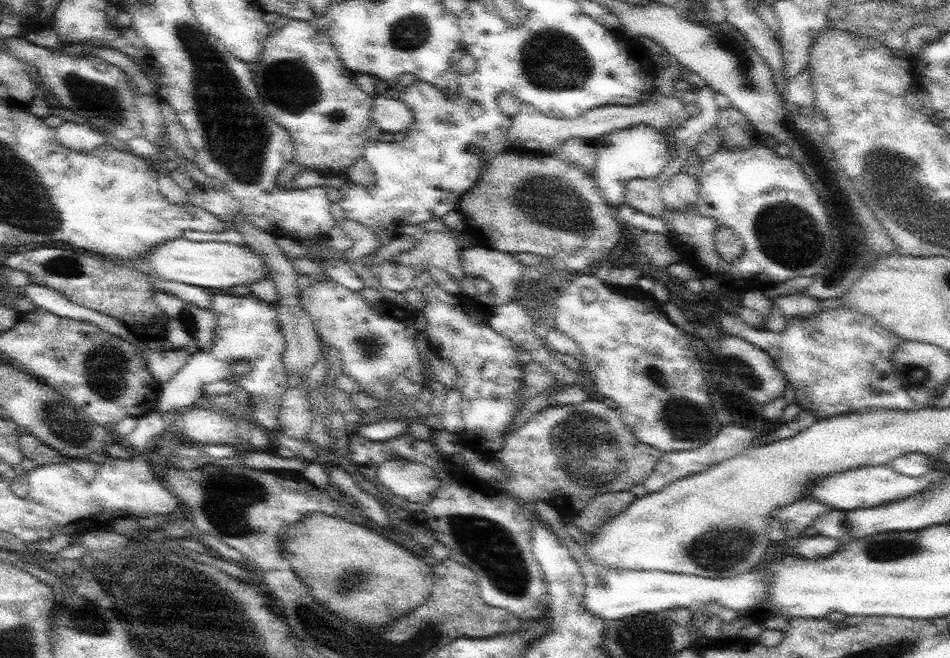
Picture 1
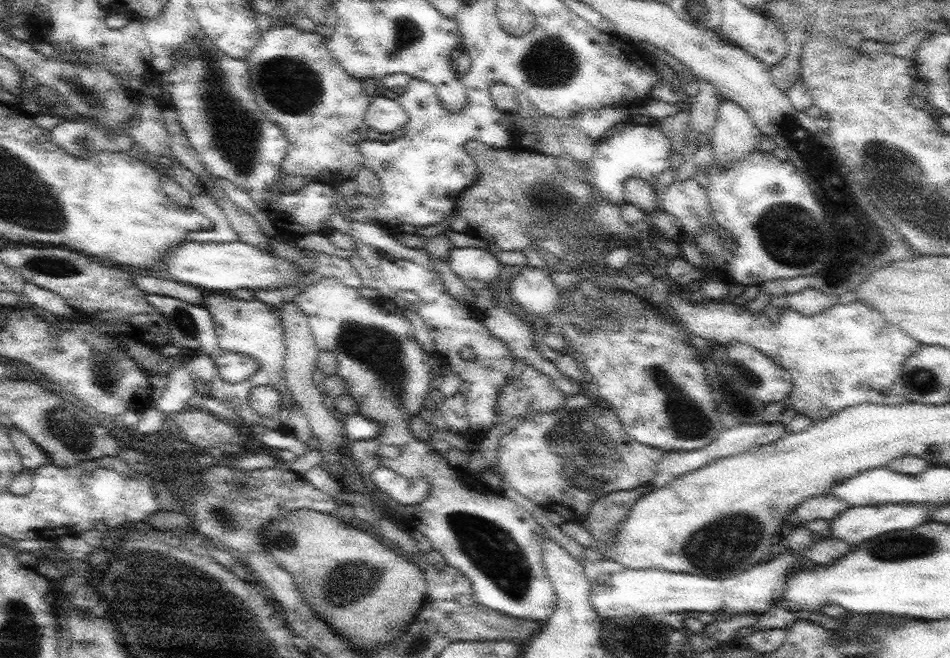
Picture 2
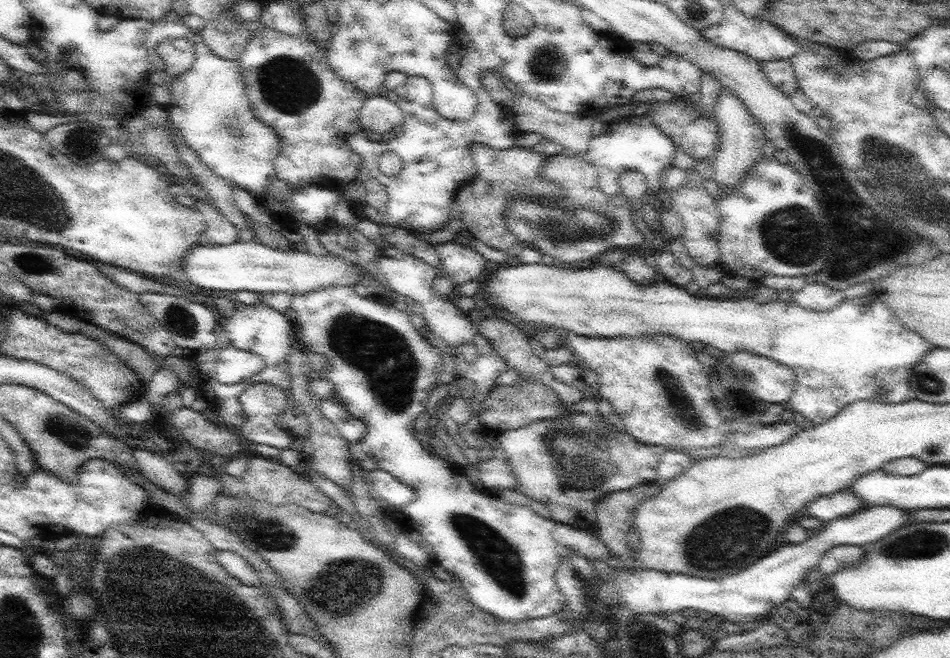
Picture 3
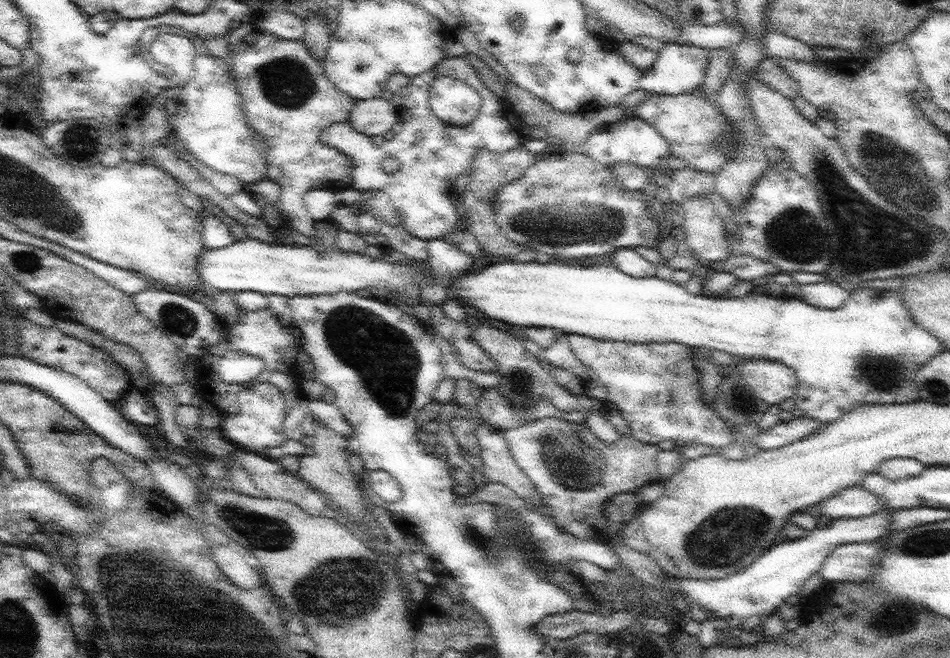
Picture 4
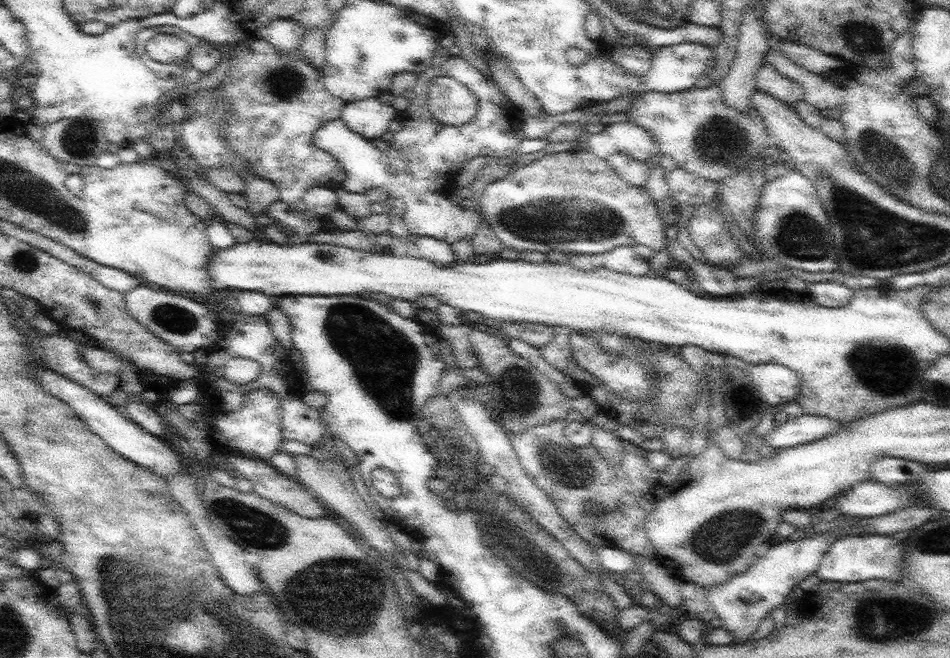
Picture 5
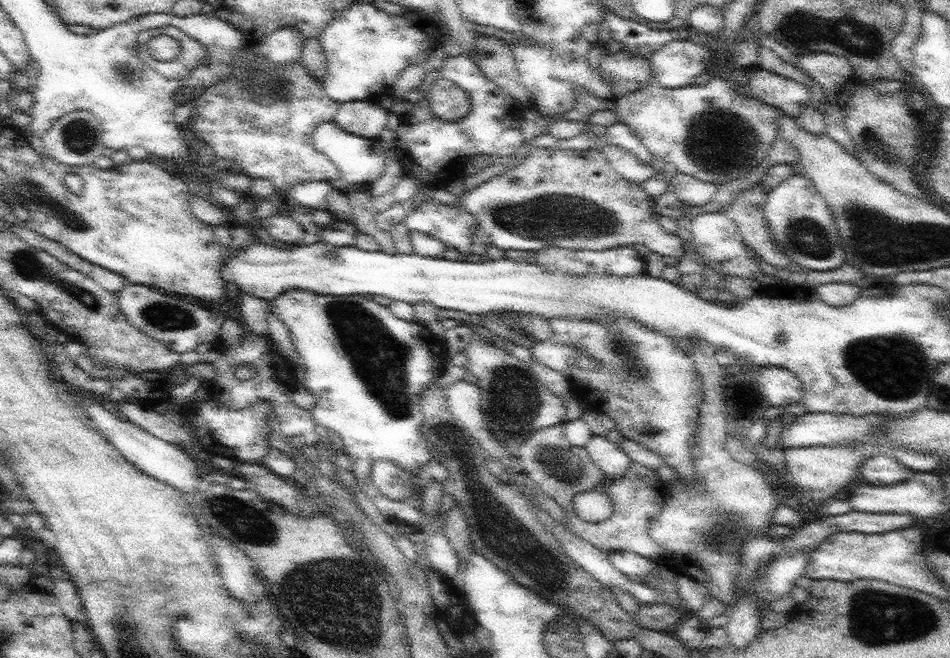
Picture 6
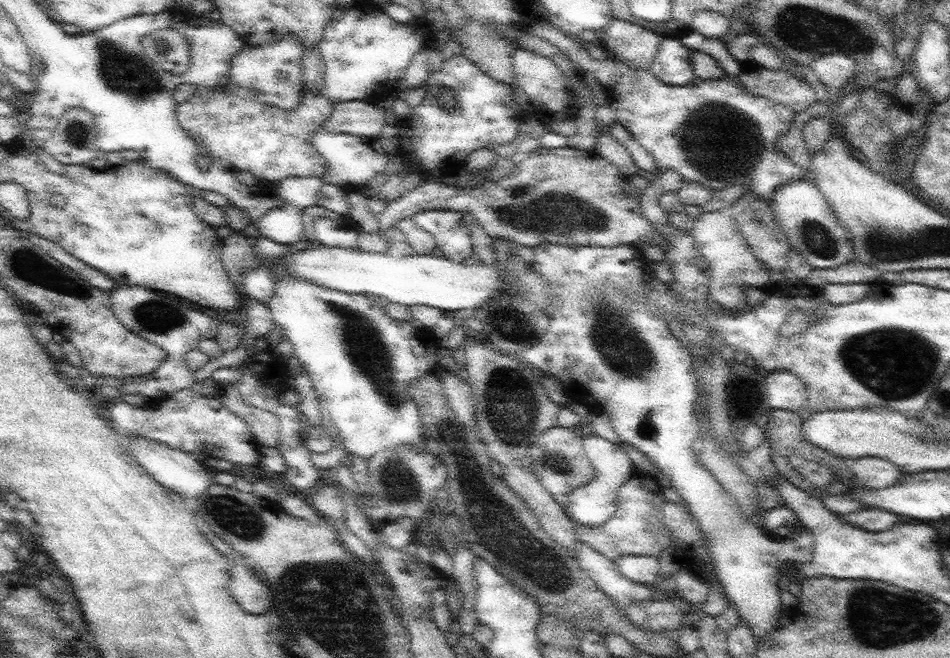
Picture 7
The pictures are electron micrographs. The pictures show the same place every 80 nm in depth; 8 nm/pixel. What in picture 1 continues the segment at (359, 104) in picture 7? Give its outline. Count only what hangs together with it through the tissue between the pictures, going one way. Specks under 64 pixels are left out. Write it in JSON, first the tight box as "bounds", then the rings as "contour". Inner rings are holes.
{"bounds":[371,96,414,132],"contour":[[[376,96],[372,107],[371,120],[386,132],[407,132],[414,124],[412,109],[396,96]]]}

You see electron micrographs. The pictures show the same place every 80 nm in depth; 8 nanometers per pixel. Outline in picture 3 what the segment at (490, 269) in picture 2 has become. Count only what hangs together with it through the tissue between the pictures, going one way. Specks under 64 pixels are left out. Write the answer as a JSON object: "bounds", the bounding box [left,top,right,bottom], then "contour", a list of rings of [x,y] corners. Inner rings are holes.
{"bounds":[433,240,489,296],"contour":[[[454,240],[446,243],[438,243],[434,246],[438,253],[438,258],[441,260],[441,269],[436,270],[435,281],[433,282],[433,292],[440,296],[451,296],[455,286],[464,284],[468,280],[478,281],[480,276],[489,275],[486,273],[487,260],[472,247],[456,243]]]}

